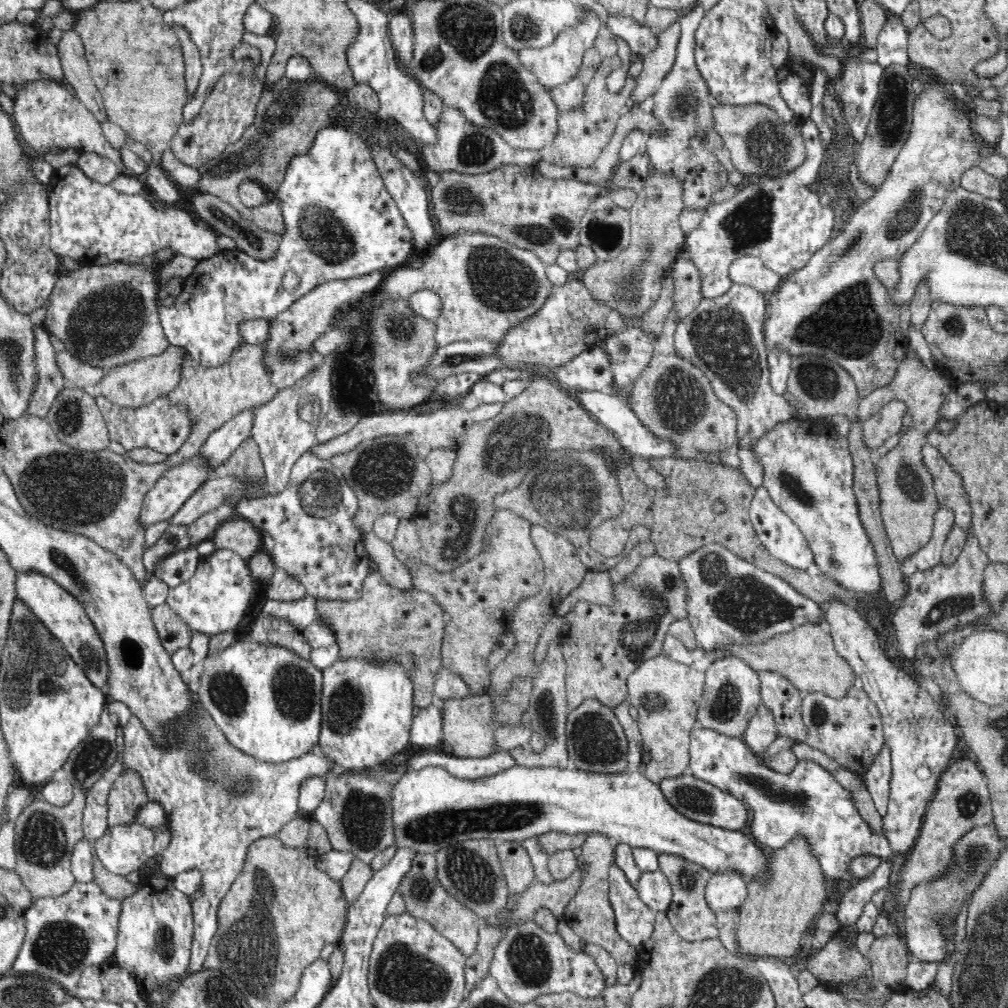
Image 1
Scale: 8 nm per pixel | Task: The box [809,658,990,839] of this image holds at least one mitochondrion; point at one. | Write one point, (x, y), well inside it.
(968, 801)

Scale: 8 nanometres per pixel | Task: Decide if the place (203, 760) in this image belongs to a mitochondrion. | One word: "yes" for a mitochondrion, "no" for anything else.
yes

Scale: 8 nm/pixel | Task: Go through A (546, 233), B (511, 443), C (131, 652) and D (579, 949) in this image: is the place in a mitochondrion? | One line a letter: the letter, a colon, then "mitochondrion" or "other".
A: mitochondrion
B: mitochondrion
C: mitochondrion
D: other

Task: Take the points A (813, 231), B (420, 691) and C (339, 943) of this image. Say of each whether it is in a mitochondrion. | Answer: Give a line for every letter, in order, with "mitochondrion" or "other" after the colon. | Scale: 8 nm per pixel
A: other
B: other
C: other

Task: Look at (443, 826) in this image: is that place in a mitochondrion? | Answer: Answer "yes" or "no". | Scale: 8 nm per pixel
yes

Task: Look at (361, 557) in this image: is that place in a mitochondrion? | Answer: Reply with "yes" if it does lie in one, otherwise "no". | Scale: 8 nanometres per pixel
no

